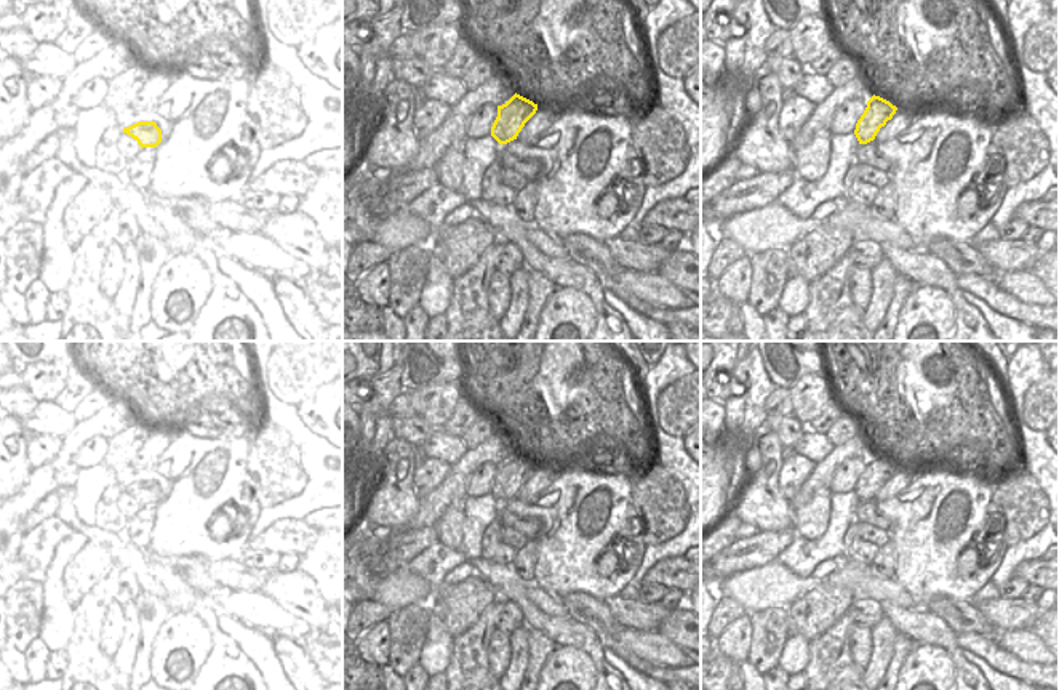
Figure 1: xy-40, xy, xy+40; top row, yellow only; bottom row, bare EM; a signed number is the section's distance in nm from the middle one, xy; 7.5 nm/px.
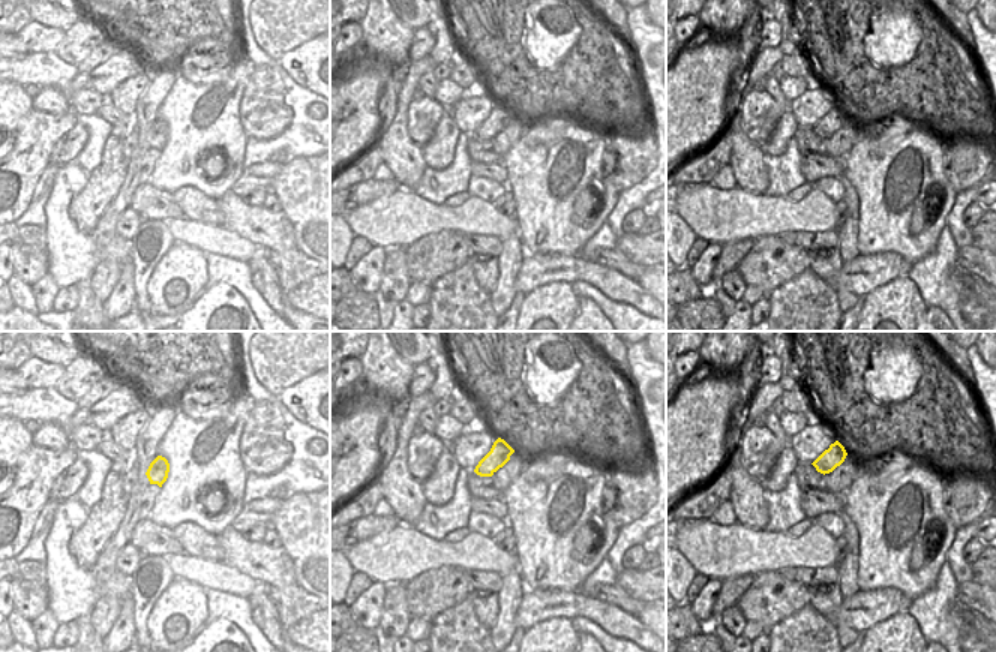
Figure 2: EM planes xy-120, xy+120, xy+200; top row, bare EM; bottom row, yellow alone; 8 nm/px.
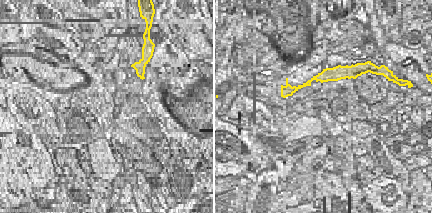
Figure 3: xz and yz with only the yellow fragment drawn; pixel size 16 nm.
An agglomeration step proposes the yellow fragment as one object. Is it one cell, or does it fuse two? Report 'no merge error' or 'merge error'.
no merge error

